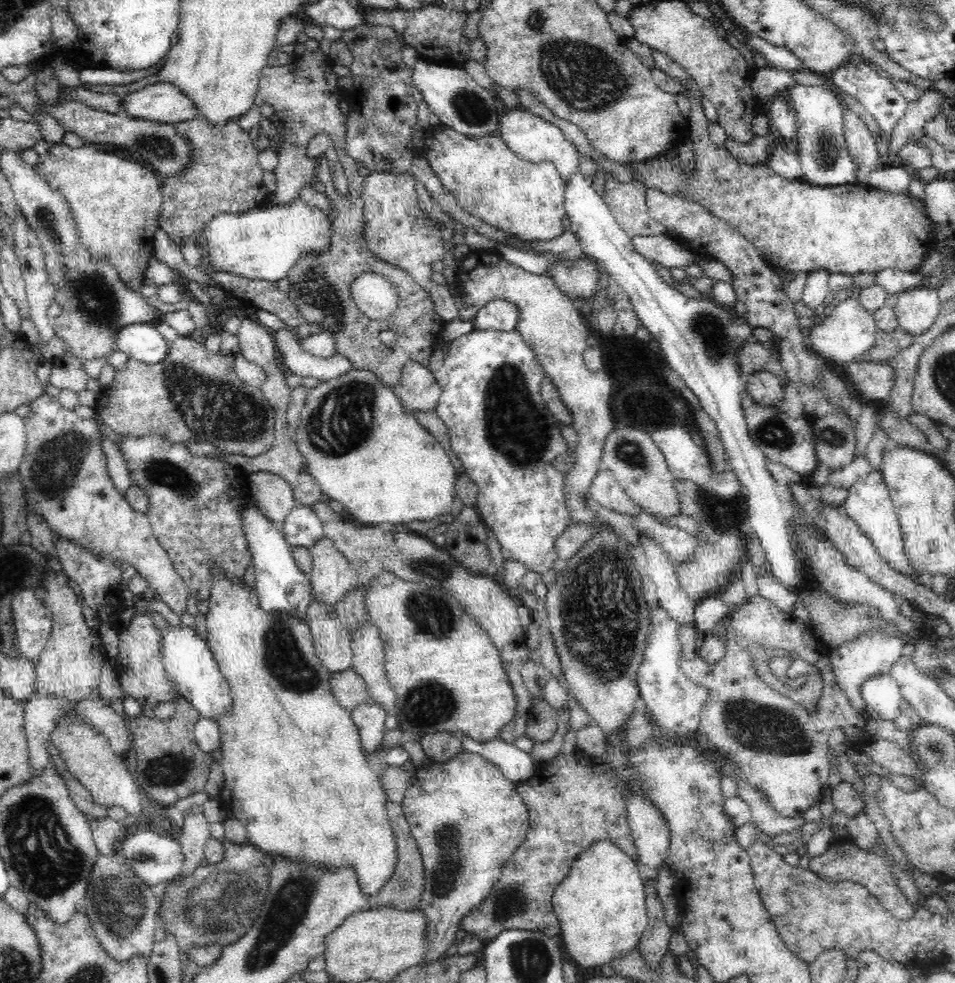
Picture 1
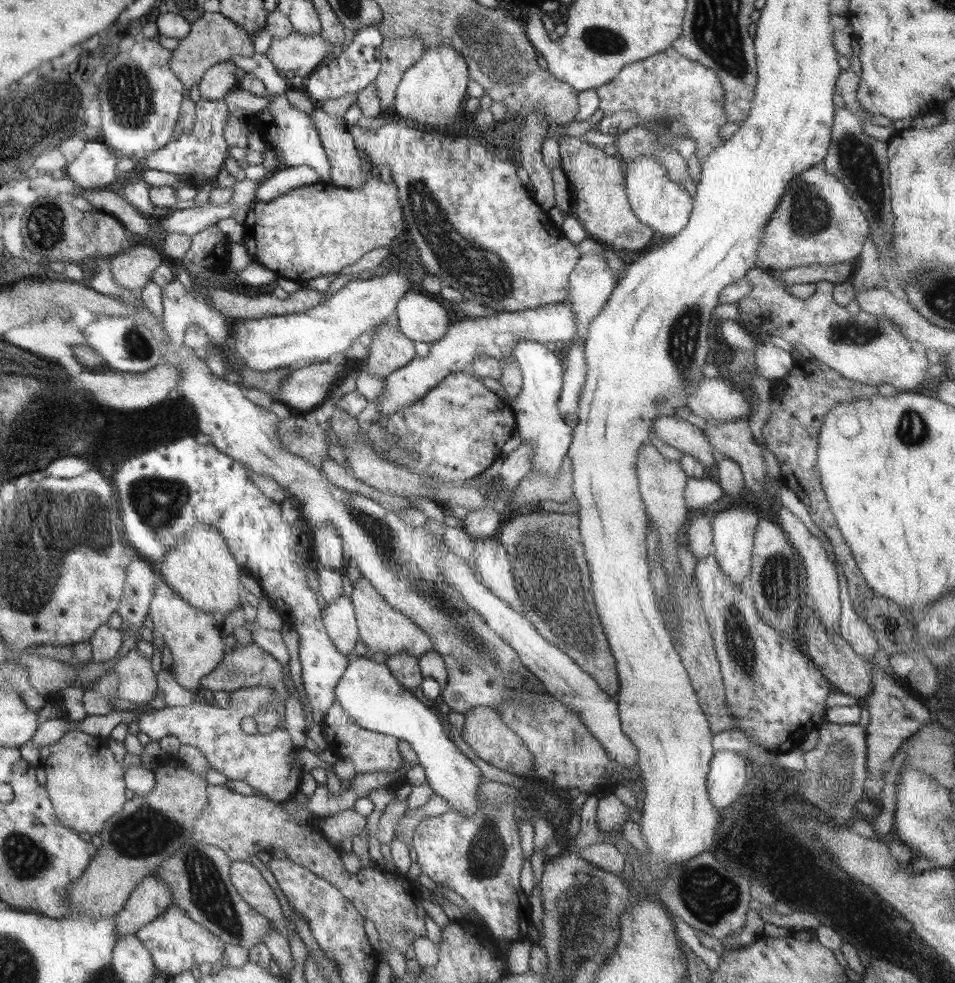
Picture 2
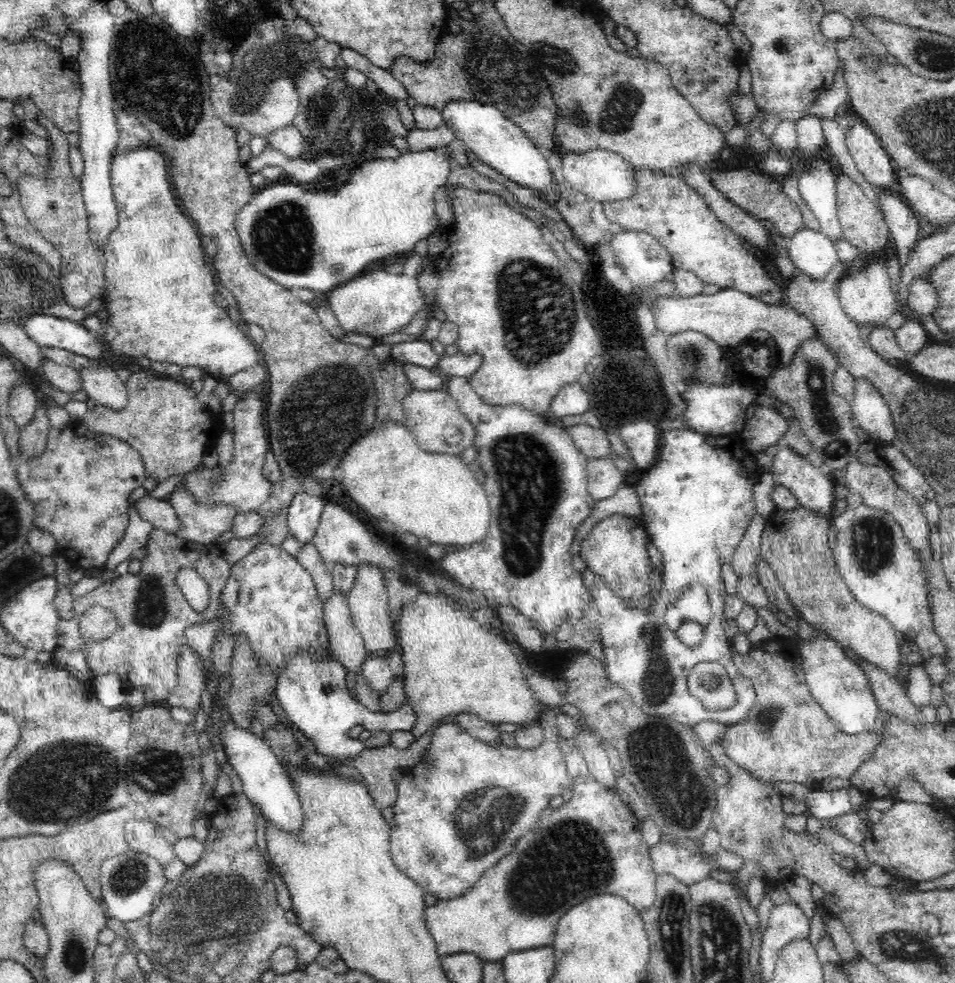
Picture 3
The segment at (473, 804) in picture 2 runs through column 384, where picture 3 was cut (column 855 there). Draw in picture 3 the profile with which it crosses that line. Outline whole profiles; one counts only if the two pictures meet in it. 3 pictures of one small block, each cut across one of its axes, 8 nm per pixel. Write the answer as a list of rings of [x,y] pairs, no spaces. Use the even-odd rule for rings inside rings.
[[[820,634],[812,644],[800,644],[802,670],[808,682],[808,690],[812,698],[818,700],[818,706],[822,706],[828,718],[836,722],[840,732],[846,734],[872,732],[876,730],[874,724],[880,714],[880,708],[874,690],[870,686],[870,678],[866,676],[864,668],[852,662],[838,644],[840,642],[834,642],[830,634]]]

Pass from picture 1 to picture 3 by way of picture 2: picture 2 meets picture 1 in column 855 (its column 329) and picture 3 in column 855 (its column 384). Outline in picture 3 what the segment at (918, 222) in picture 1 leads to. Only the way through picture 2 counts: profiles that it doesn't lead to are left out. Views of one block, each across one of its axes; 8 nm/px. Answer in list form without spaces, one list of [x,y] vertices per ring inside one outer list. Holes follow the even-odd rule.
[[[846,174],[838,176],[838,218],[844,238],[864,252],[878,252],[888,244],[890,230],[884,214],[864,196],[862,188]]]

